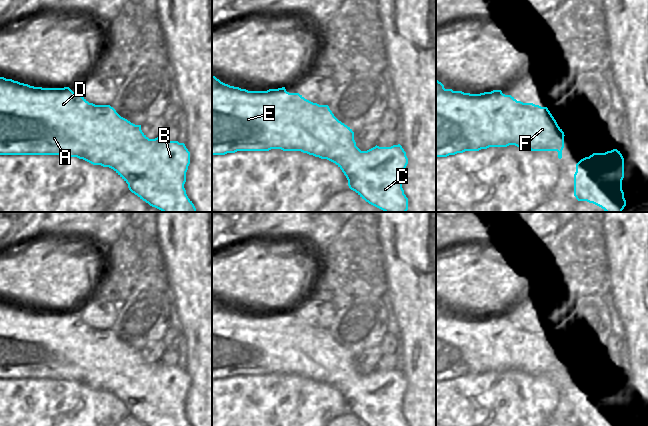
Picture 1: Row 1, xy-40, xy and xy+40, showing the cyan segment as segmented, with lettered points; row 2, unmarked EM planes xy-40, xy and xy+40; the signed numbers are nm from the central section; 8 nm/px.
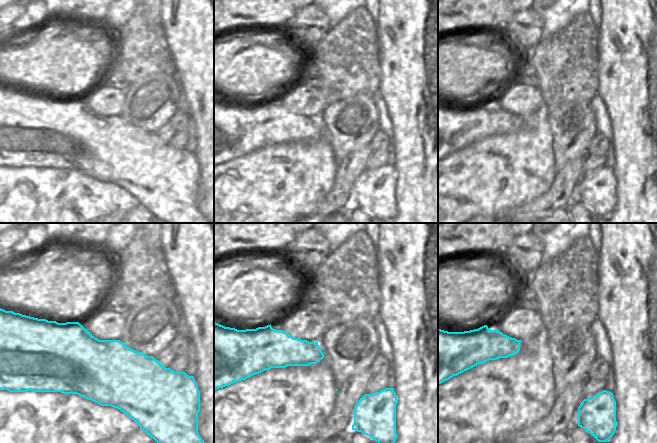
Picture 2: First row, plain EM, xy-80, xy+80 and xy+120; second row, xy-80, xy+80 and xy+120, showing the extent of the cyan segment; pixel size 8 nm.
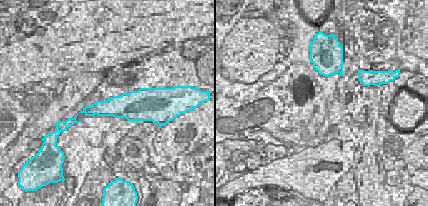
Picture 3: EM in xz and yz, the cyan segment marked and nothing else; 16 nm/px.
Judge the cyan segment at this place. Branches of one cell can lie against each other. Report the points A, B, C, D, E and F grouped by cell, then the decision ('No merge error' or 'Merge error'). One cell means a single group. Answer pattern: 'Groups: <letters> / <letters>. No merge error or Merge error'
Groups: A B C D E F. No merge error

